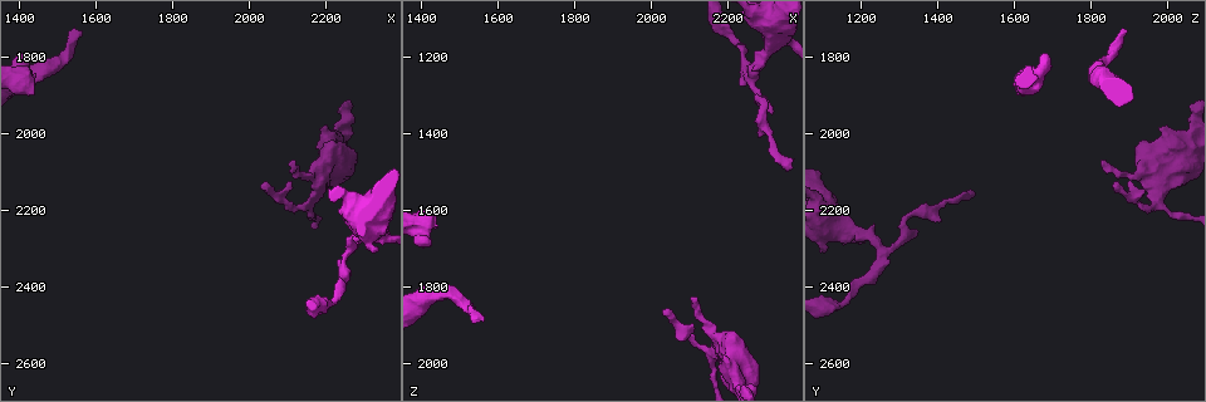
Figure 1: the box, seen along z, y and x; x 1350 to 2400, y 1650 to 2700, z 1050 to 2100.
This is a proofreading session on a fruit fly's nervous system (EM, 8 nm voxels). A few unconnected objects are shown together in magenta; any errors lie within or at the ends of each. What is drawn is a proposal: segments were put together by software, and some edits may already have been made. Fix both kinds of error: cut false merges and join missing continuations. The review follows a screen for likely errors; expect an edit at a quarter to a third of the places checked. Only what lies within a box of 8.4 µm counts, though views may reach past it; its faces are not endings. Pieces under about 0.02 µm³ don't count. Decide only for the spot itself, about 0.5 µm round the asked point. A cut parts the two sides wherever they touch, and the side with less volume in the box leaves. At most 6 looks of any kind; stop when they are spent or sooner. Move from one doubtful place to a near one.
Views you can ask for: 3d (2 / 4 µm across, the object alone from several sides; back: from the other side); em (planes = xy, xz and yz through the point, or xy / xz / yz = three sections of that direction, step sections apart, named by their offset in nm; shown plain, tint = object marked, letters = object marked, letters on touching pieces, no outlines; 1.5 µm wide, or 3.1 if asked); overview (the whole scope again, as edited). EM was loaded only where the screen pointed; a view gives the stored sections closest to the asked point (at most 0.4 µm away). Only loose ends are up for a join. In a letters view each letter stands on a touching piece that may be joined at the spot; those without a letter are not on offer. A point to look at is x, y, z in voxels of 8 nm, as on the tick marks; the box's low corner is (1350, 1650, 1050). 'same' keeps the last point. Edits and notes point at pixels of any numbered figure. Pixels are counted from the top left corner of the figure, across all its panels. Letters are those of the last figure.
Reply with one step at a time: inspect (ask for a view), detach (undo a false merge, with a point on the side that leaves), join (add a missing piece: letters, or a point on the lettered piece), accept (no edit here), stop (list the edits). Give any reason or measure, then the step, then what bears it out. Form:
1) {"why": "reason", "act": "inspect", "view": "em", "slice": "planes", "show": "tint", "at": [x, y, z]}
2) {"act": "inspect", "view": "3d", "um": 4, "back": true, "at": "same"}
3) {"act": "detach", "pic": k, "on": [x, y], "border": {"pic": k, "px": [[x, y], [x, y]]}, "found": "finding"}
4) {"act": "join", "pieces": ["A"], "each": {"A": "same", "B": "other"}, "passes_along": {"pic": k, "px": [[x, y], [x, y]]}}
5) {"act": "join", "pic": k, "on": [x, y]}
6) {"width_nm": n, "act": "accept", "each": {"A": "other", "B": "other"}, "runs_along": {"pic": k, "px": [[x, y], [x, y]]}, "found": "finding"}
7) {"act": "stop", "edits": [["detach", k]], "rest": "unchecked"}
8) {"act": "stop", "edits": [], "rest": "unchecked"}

{"why": "end of a long branch", "act": "inspect", "view": "em", "slice": "planes", "show": "tint", "at": [1545, 1730, 1895]}

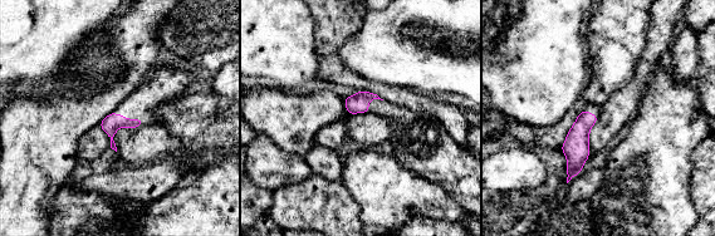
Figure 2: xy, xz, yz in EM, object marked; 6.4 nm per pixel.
{"act": "inspect", "view": "em", "slice": "planes", "show": "letters", "at": "same"}

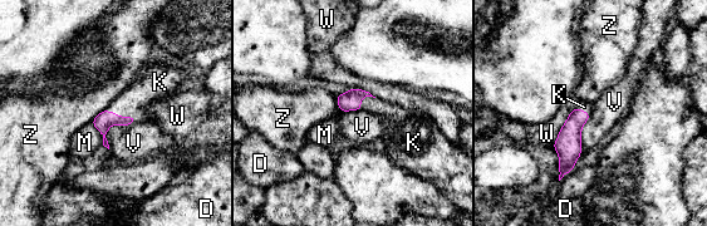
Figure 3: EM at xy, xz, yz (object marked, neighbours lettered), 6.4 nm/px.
{"act": "join", "pieces": ["K"], "each": {"D": "other", "K": "same", "M": "other", "V": "other", "W": "other", "Z": "other"}, "passes_along": {"pic": 3, "px": [[104, 119], [121, 117], [134, 101]]}, "found": "the neuron continues"}

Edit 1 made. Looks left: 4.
{"why": "free end", "act": "inspect", "view": "em", "slice": "planes", "show": "letters", "at": [2200, 1985, 1980]}

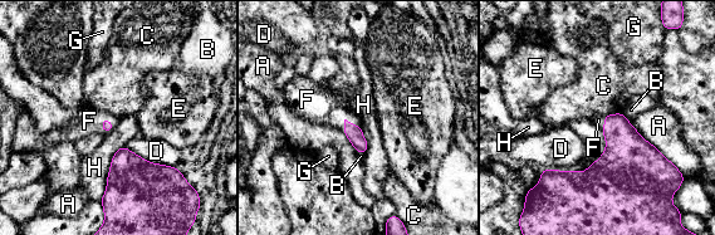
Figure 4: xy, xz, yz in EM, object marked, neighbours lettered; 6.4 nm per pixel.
{"act": "join", "pieces": ["F"], "each": {"A": "other", "B": "other", "C": "other", "D": "other", "E": "other", "F": "same", "G": "other", "H": "other"}, "passes_along": {"pic": 4, "px": [[106, 123], [109, 121], [89, 121]]}, "found": "it goes on there"}

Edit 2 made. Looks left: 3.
{"act": "inspect", "view": "overview"}

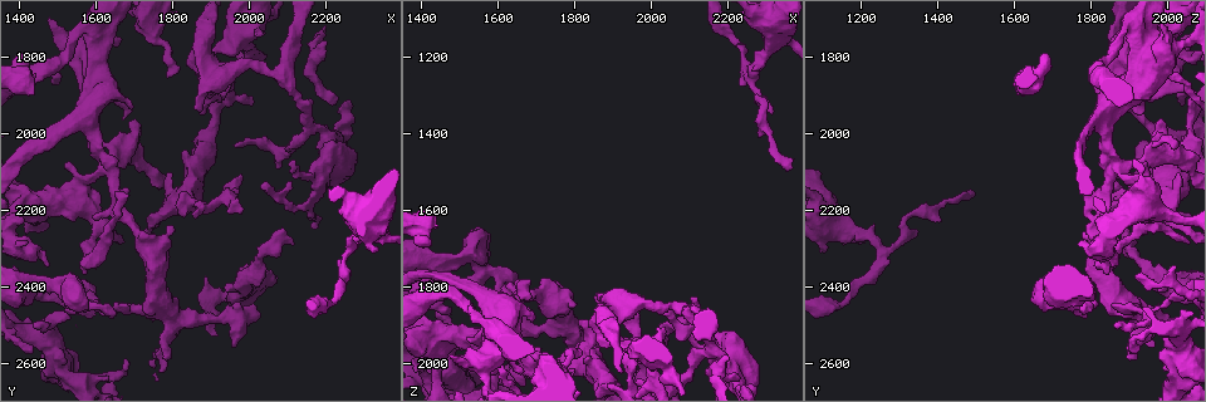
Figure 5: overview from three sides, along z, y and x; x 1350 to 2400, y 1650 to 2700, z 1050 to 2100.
{"why": "three arms meet", "act": "inspect", "view": "3d", "um": 4, "at": [2265, 2295, 1255]}

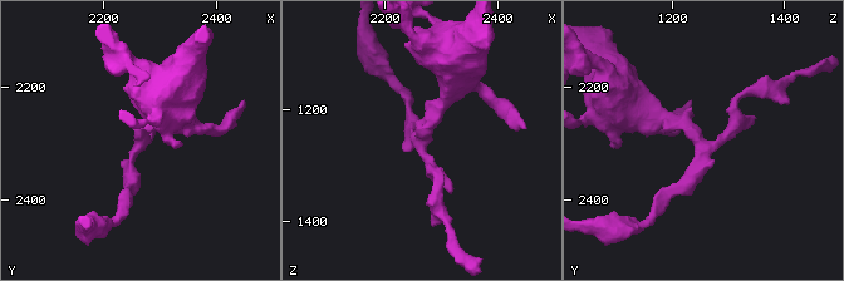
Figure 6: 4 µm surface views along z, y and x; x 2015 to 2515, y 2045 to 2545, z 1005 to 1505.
{"arms": 3, "arm_widths_nm": [190, 200, 320], "why": "now the EM", "act": "inspect", "view": "em", "slice": "xz", "step": 8, "show": "letters", "at": [2265, 2300, 1250]}

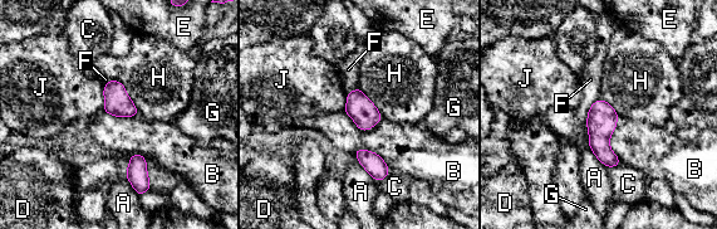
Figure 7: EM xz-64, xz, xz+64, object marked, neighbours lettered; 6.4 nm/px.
{"act": "accept", "each": {"A": "other", "B": "other", "C": "other", "D": "other", "E": "other", "F": "other", "G": "other", "H": "other", "J": "other"}, "border": {"pic": 7, "px": [[600, 98], [590, 106], [585, 121]]}, "found": "continuous, no second neuron"}

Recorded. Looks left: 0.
{"act": "stop", "edits": [["join", 3], ["join", 4]], "rest": "unchecked"}

